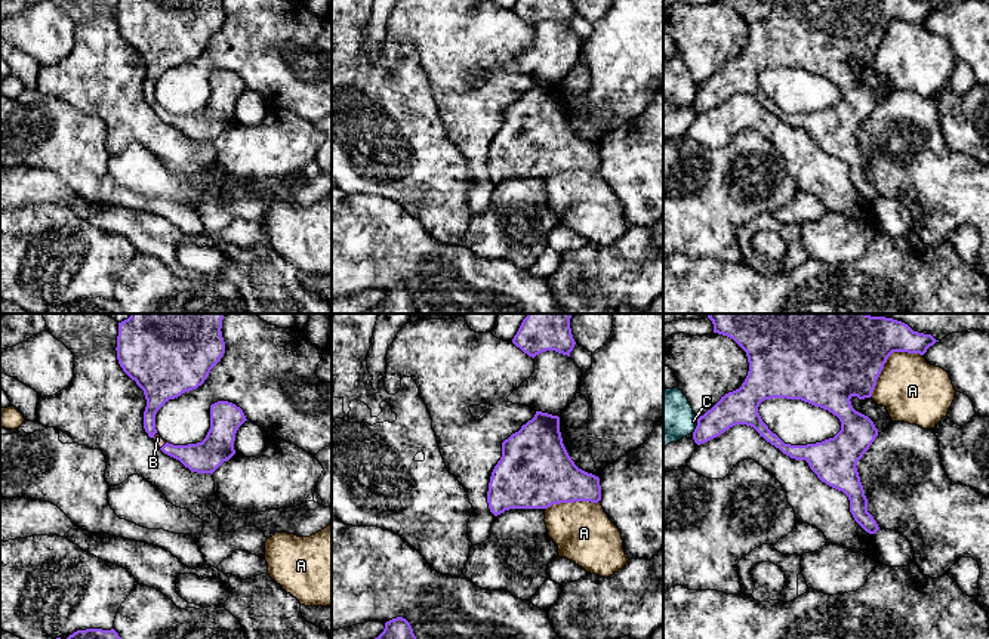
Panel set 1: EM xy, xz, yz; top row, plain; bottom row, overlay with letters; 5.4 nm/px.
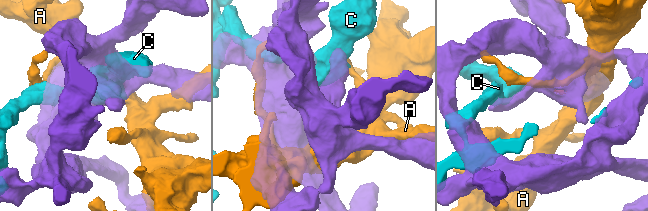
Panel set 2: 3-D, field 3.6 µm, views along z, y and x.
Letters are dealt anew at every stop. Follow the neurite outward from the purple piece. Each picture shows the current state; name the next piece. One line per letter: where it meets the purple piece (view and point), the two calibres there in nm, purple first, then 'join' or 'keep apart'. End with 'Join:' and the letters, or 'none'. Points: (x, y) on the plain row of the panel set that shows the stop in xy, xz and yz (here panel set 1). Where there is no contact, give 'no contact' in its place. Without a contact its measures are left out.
A: meets purple in yz at (887, 27); 360 nm thick on the purple side, 340 nm on the other; keep apart
B: meets purple in xy at (163, 114); 180 nm thick on the purple side, 50 nm on the other; join
C: meets purple in yz at (698, 93); 190 nm thick on the purple side, 300 nm on the other; keep apart
Join: B

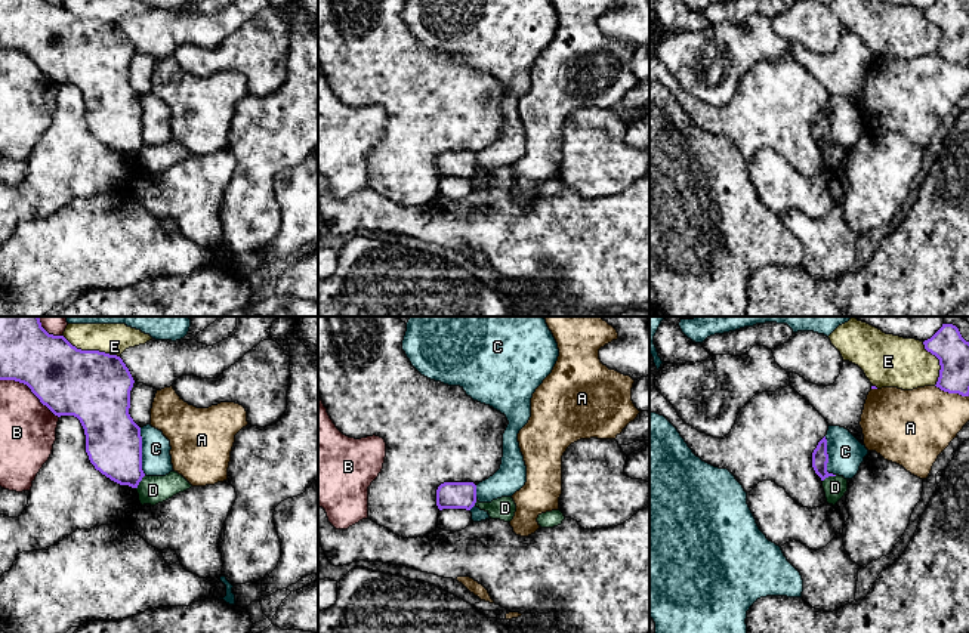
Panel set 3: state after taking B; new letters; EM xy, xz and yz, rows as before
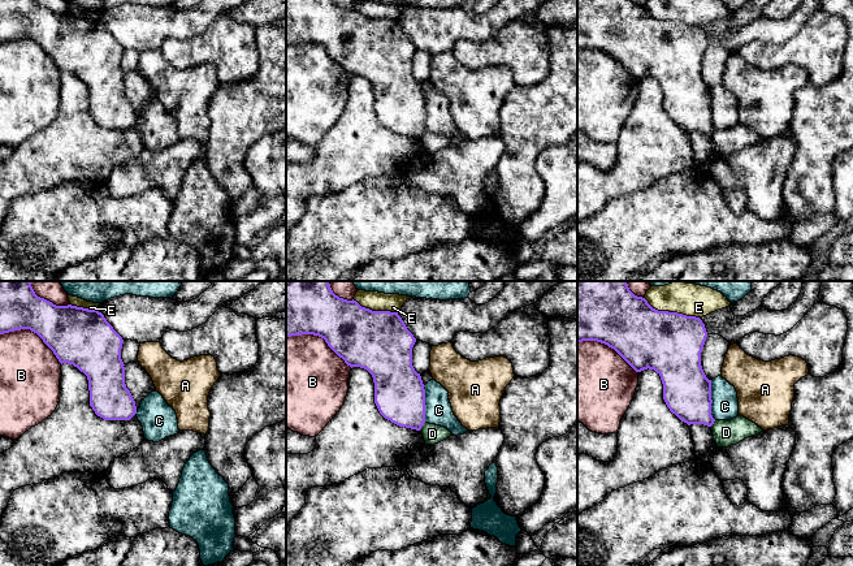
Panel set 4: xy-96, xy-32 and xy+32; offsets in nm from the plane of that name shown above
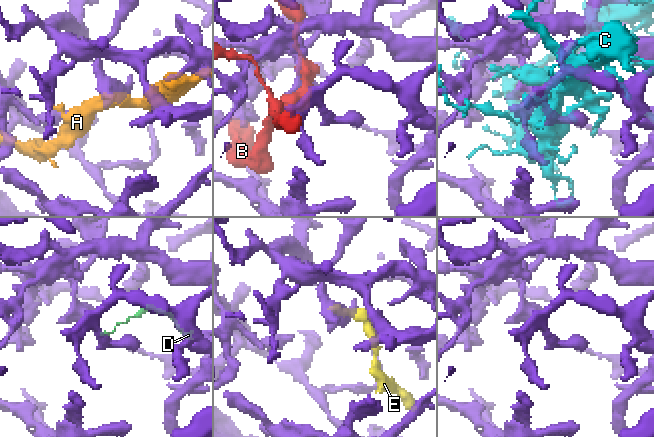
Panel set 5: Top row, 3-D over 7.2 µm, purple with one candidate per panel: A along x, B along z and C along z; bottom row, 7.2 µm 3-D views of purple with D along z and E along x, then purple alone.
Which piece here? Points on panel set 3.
A: meets purple in yz at (951, 61); 180 nm thick on the purple side, 380 nm on the other; keep apart
B: meets purple in xy at (30, 56); 360 nm thick on the purple side, 300 nm on the other; keep apart
C: meets purple in xy at (141, 120); 300 nm thick on the purple side, 160 nm on the other; keep apart
D: meets purple in xy at (139, 150); 300 nm thick on the purple side, 160 nm on the other; keep apart
E: meets purple in xy at (90, 19); 380 nm thick on the purple side, 130 nm on the other; keep apart
Join: none

